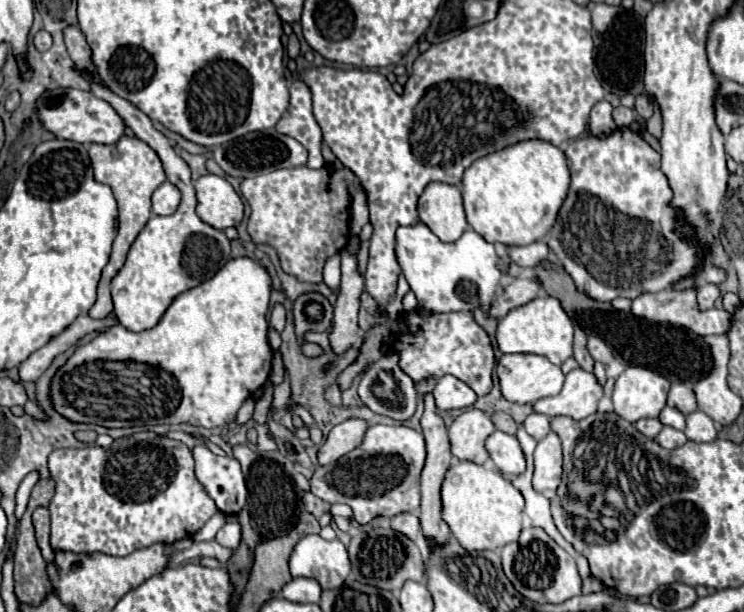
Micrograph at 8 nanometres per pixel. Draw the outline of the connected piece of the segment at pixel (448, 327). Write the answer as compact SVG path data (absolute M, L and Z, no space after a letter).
M415 309L407 315L409 333L397 337L393 347L401 355L401 369L413 377L415 383L433 377L439 379L443 375L455 375L465 381L479 397L487 395L493 387L493 365L495 355L487 333L475 323L469 313L427 313L425 309Z

